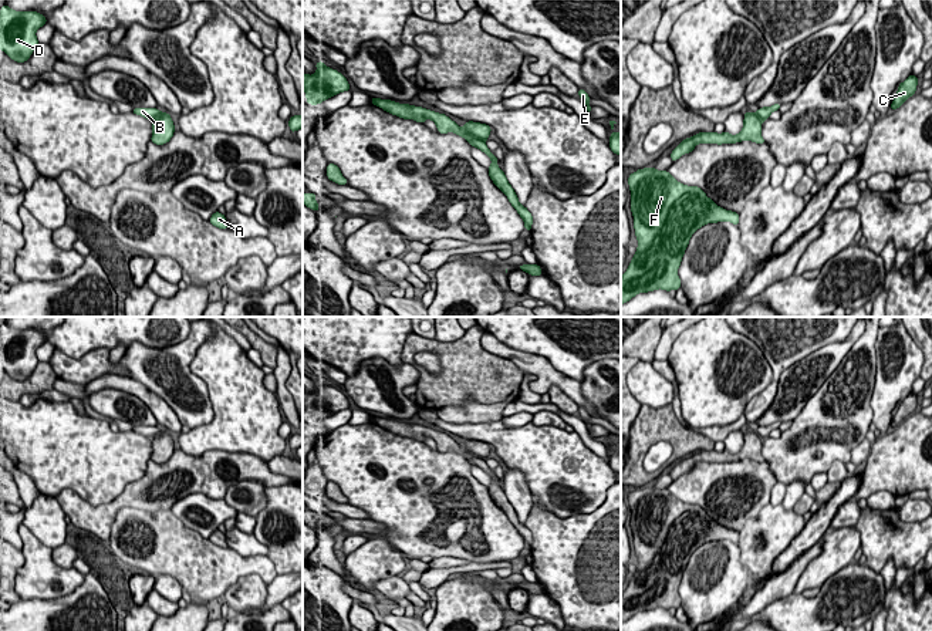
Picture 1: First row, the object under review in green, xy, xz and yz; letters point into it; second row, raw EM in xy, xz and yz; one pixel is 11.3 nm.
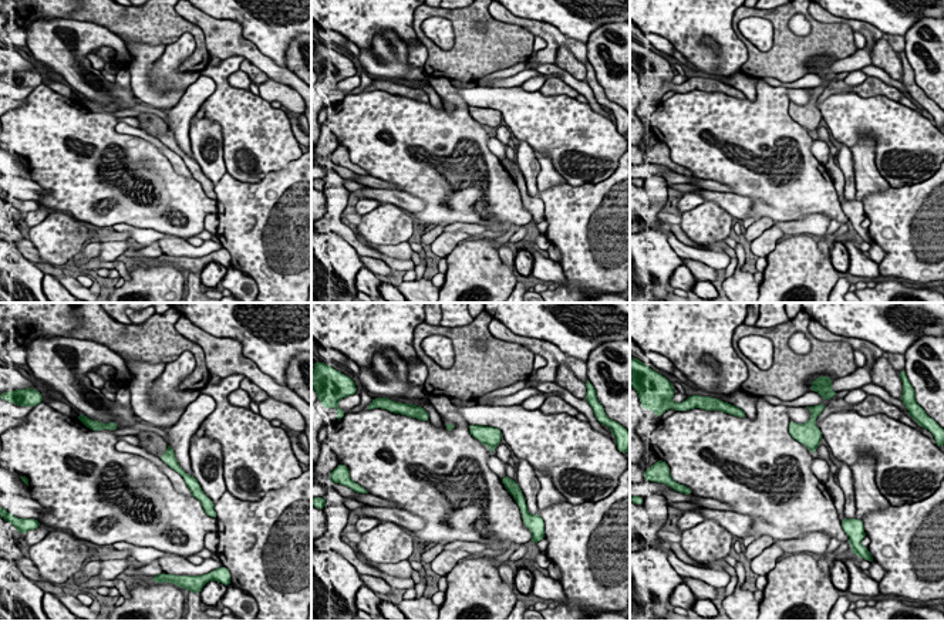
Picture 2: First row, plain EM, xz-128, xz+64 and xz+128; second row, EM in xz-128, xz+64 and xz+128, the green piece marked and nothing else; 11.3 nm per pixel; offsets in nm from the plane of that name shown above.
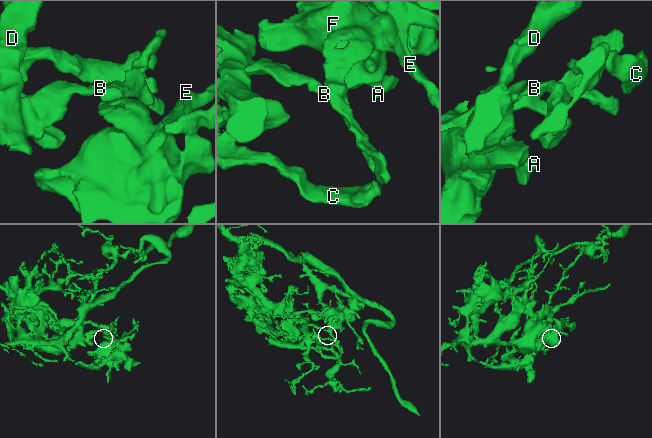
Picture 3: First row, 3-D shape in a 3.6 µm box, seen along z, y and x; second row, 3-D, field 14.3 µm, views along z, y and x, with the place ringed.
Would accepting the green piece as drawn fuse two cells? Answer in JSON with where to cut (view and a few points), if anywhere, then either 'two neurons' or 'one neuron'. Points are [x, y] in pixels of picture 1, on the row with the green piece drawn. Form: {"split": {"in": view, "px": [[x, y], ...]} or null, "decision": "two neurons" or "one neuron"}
{"split": null, "decision": "one neuron"}

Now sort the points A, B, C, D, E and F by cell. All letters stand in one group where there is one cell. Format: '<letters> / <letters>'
A B C D E F

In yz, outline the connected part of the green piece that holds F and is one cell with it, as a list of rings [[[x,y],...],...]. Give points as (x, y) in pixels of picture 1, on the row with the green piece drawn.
[[[654,166],[638,169],[628,176],[628,185],[638,247],[621,276],[621,304],[639,293],[679,290],[678,269],[692,234],[708,223],[739,225],[739,213],[717,206],[700,188],[678,182],[668,171],[656,171]]]

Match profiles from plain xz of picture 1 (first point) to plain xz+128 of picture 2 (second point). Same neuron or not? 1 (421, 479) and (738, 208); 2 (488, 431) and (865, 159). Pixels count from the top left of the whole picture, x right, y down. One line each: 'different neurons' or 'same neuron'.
1: different neurons
2: different neurons

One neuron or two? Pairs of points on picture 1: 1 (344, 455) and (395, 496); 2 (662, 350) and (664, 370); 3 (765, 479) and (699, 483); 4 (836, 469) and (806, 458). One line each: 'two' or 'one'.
1: one
2: two
3: one
4: two

